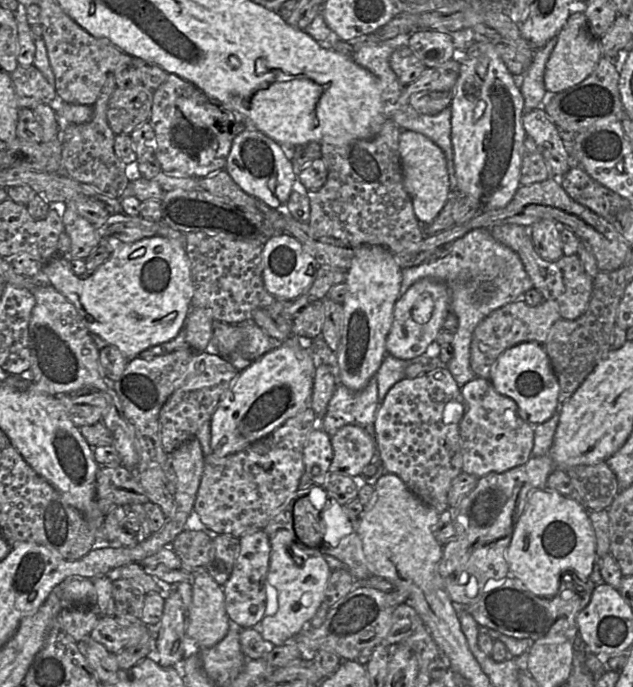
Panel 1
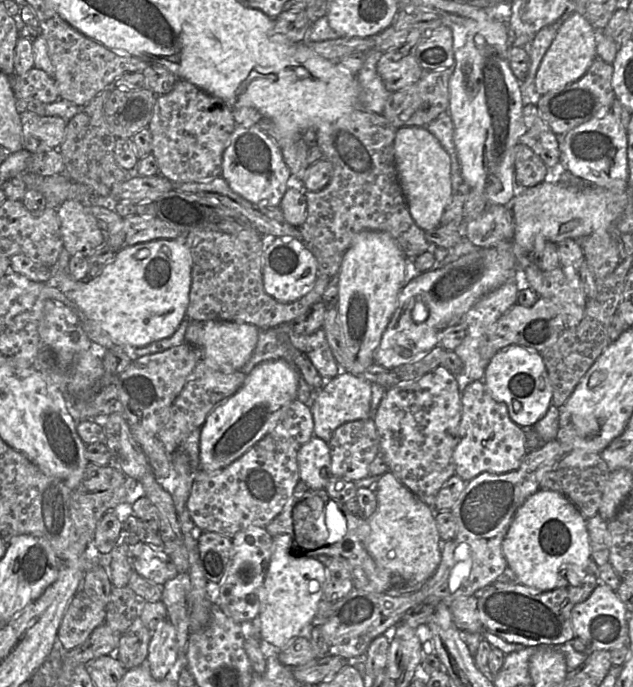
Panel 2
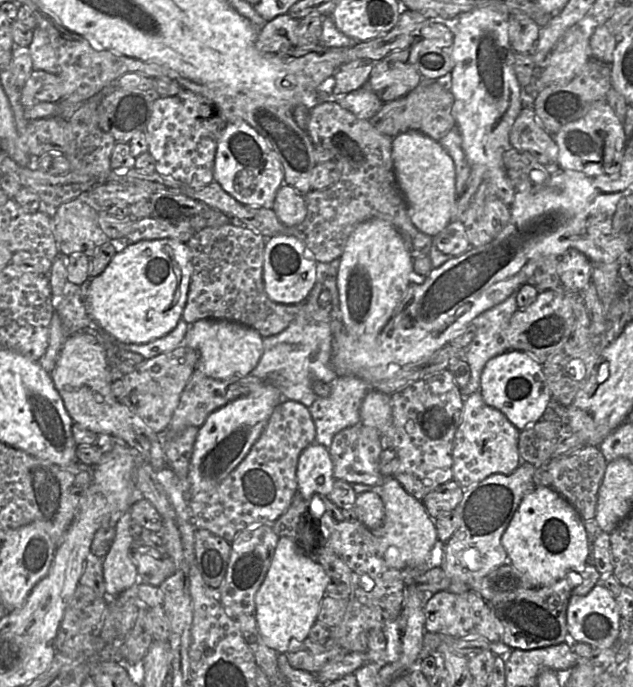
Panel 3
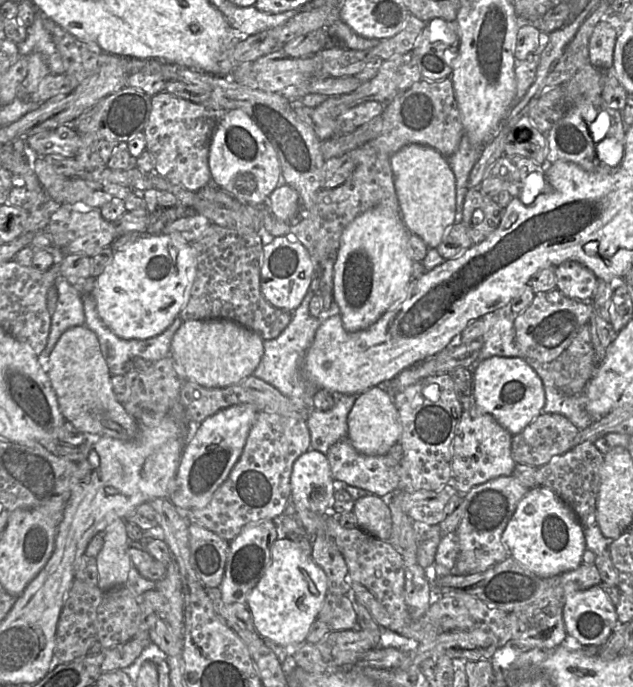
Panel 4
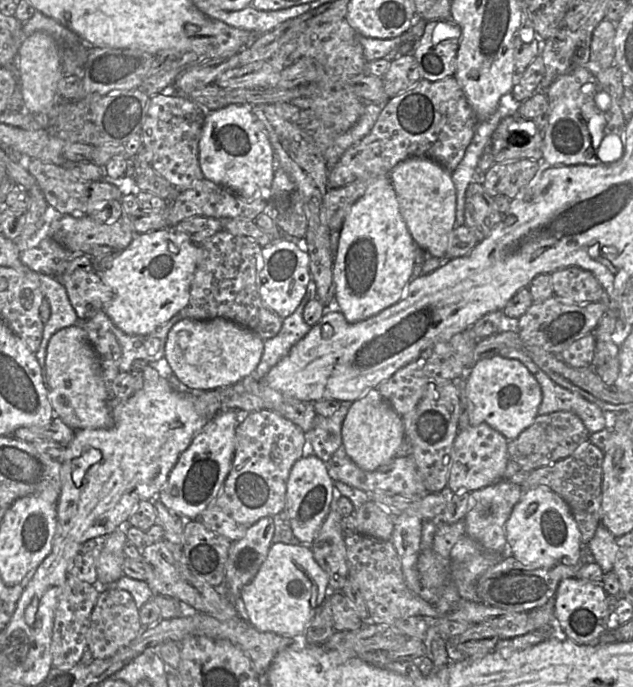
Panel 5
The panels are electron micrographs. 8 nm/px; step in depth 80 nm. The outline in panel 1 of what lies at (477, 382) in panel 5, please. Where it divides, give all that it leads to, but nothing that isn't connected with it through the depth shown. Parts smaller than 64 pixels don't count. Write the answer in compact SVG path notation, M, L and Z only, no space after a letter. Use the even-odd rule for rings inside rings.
M522 342L506 349L494 363L490 381L495 390L517 405L518 415L529 424L550 419L559 406L559 383L543 344Z

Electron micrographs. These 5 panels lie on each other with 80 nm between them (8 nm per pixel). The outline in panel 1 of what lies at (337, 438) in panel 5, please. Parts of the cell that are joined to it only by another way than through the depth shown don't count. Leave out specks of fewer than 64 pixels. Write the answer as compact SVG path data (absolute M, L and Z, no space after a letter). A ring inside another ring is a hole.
M375 376L360 391L353 391L338 383L326 413L318 420L317 425L331 437L343 426L355 425L375 439L374 421L378 408L378 386Z

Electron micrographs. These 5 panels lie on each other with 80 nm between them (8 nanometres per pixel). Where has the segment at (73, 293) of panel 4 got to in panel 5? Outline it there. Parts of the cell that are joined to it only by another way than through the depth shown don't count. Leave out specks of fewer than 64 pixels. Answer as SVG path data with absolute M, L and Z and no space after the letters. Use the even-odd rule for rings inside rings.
M39 274L39 281L44 300L47 300L50 307L50 316L44 326L42 341L35 353L46 385L45 360L48 342L57 331L76 325L79 318L69 301L64 286L55 277Z

